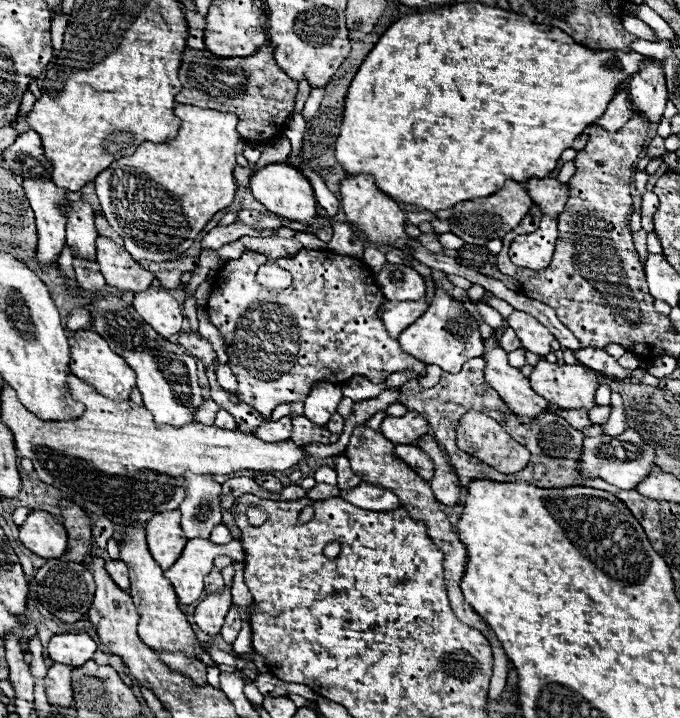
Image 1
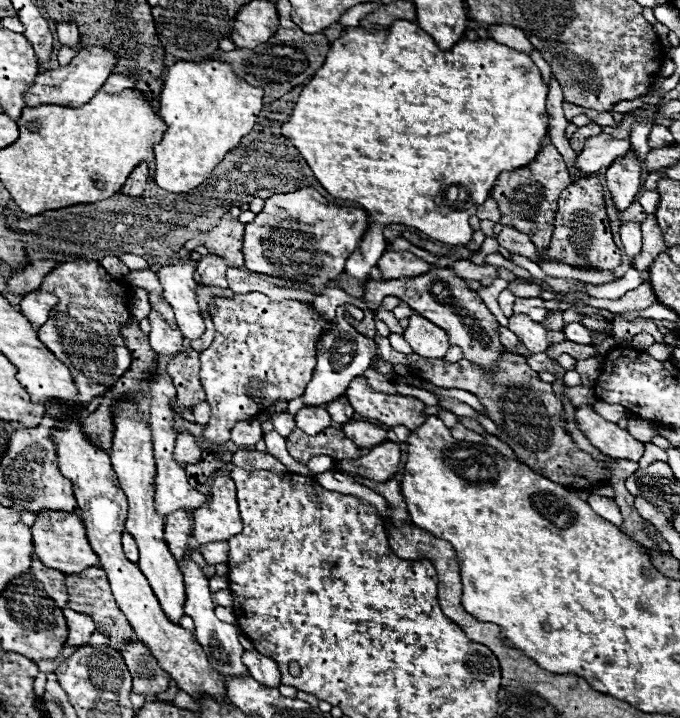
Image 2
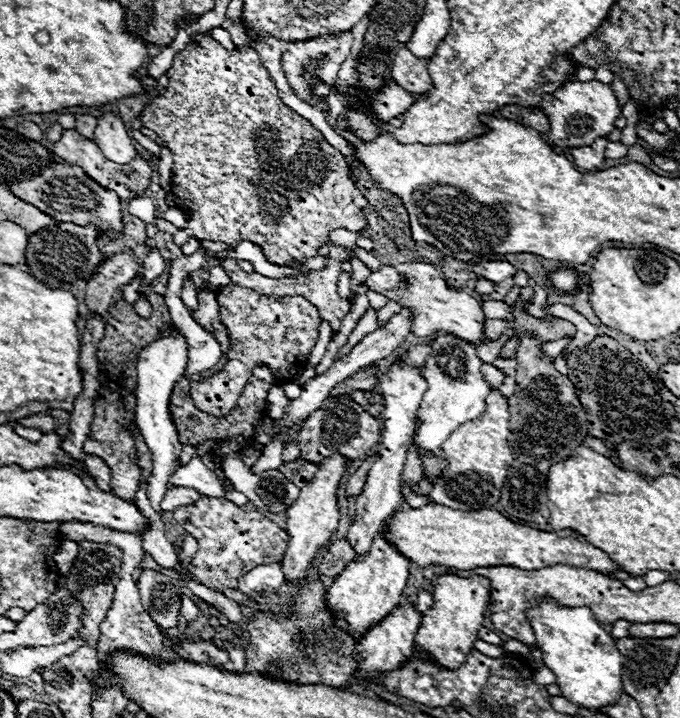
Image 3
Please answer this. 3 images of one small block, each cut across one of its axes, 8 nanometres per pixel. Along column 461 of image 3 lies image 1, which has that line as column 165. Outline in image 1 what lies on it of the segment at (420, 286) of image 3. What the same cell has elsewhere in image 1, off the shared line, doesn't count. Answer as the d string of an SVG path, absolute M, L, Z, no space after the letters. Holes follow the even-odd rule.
M151 286L134 296L134 308L164 338L170 338L182 330L182 308L168 291Z

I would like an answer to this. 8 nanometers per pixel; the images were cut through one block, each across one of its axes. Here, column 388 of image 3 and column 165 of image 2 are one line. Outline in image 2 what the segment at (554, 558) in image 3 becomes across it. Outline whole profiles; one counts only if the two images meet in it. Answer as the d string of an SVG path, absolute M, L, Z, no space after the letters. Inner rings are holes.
M176 510L174 514L168 514L164 518L164 538L170 552L178 560L186 554L186 542L188 542L190 530L192 530L192 524L186 510Z

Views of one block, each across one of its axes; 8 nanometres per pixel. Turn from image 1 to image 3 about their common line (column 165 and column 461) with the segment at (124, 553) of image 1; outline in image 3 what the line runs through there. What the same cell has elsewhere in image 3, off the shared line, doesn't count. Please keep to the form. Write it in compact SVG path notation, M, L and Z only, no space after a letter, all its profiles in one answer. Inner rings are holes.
M448 570L440 574L432 582L432 596L434 604L428 612L424 612L418 634L416 634L416 648L424 650L430 658L446 668L458 668L474 642L478 640L478 630L484 626L486 606L490 604L490 580L484 576L470 576L460 578L456 570Z

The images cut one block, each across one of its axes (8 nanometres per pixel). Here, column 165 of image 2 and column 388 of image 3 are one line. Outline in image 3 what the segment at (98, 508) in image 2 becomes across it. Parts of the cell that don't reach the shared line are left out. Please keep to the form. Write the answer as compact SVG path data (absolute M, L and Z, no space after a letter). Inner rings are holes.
M404 604L404 606L394 608L386 618L382 618L370 630L366 630L356 644L360 670L382 672L382 670L396 670L398 666L402 666L402 662L414 650L414 636L420 628L420 618L422 614L412 604Z

